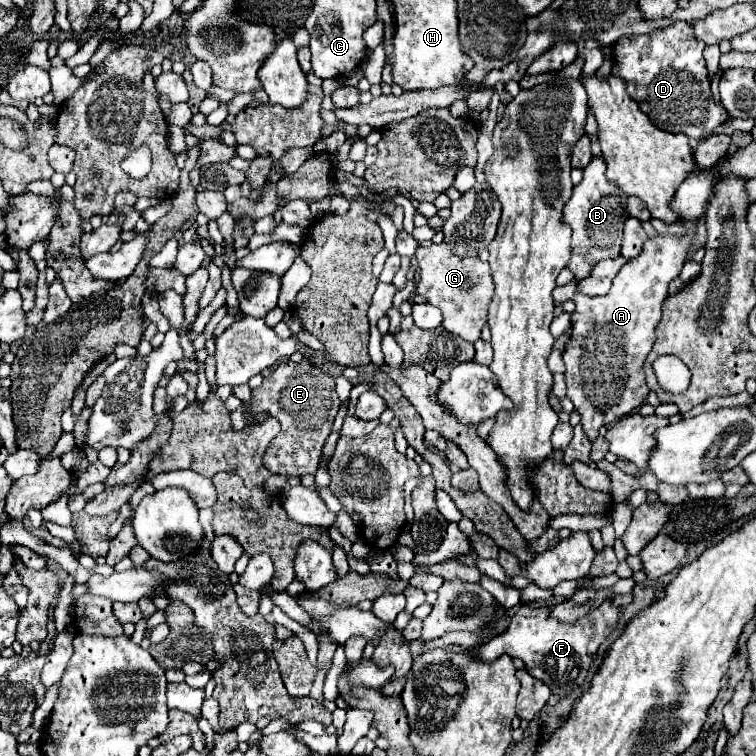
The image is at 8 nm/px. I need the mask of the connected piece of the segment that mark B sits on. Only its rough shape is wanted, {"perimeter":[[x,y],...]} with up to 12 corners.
{"perimeter":[[603,156],[563,208],[573,230],[567,268],[587,278],[619,256],[627,194],[605,176]]}

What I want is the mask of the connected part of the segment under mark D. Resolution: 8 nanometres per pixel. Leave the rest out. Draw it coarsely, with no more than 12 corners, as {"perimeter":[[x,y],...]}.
{"perimeter":[[685,22],[613,46],[613,74],[659,130],[705,140],[711,100]]}

